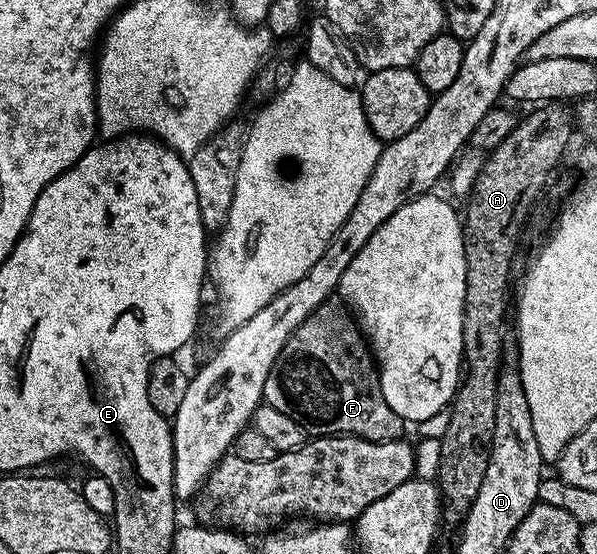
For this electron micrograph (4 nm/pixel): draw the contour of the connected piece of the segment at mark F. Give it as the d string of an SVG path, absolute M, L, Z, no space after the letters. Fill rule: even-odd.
M330 299L312 313L287 339L279 359L267 375L264 404L291 415L313 437L362 437L368 441L399 441L406 436L407 422L383 399L381 375L375 358L350 310L340 300Z

